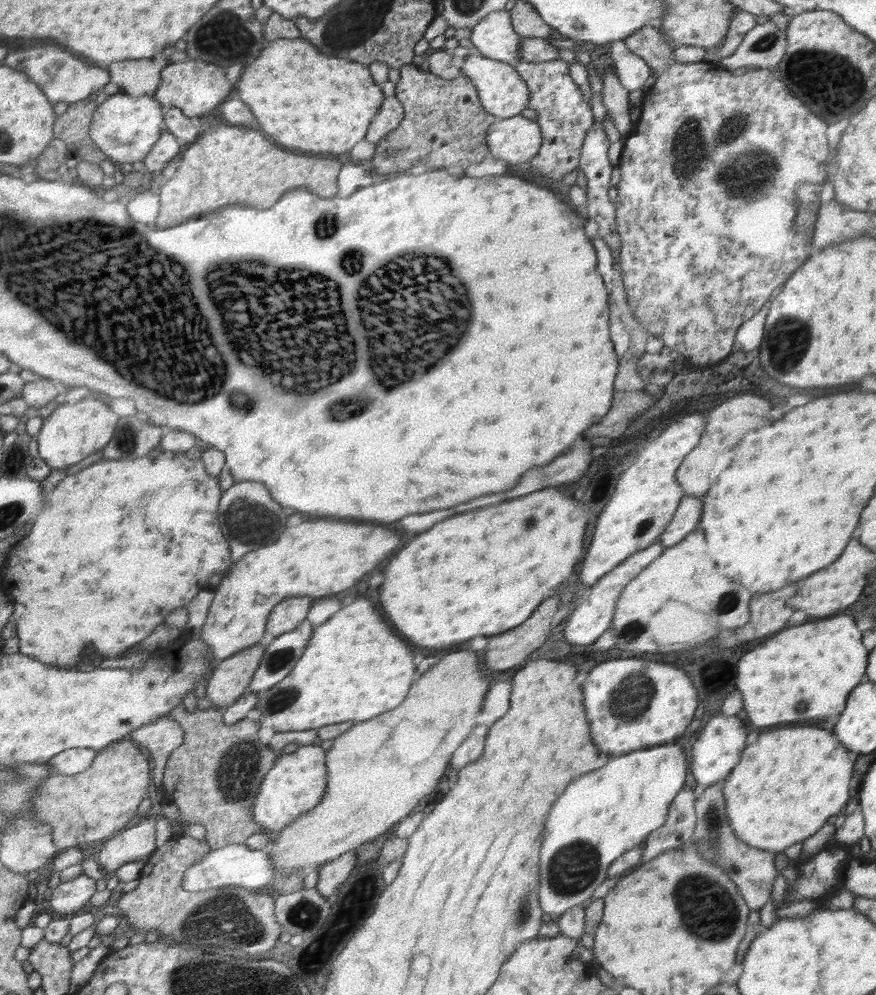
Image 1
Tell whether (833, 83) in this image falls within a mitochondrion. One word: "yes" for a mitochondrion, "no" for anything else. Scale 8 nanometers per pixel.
yes

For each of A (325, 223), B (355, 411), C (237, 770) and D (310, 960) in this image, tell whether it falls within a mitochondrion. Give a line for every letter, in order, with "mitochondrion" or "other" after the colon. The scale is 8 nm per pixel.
A: mitochondrion
B: other
C: mitochondrion
D: mitochondrion

